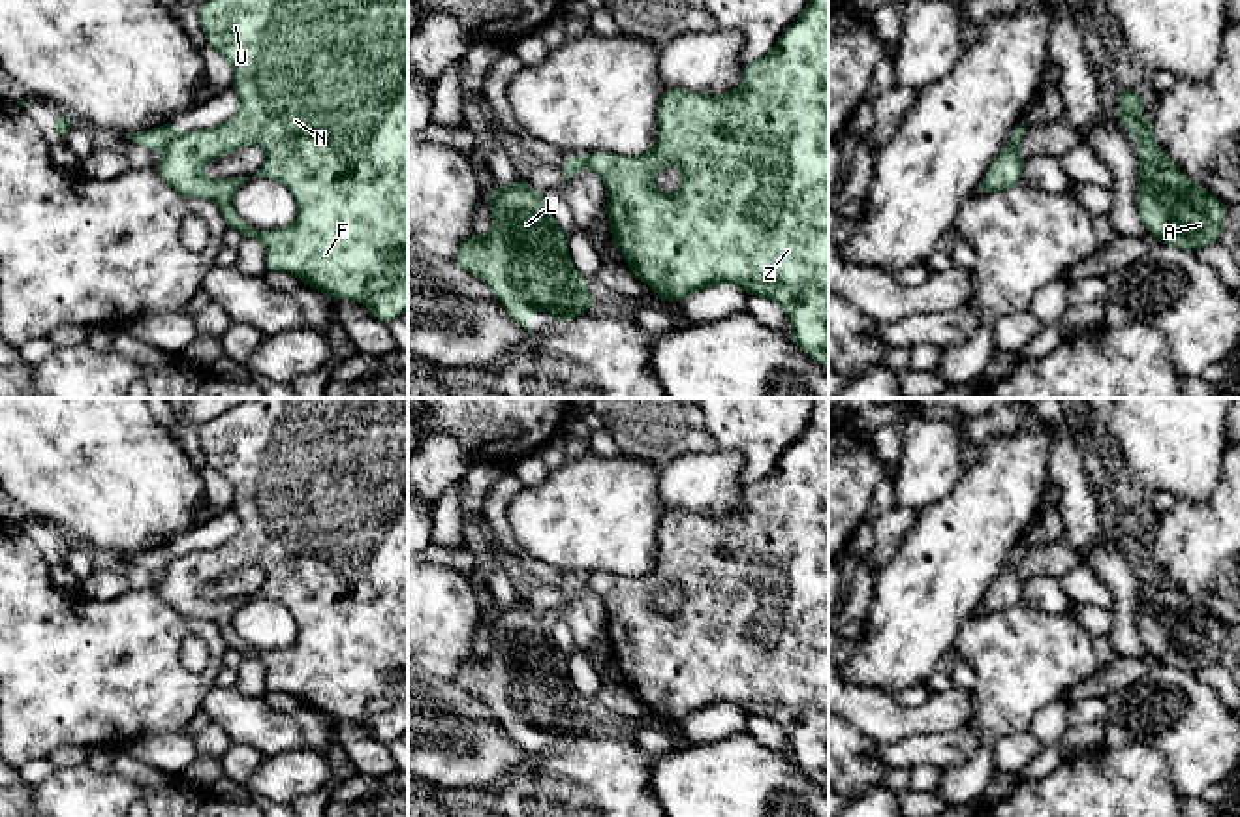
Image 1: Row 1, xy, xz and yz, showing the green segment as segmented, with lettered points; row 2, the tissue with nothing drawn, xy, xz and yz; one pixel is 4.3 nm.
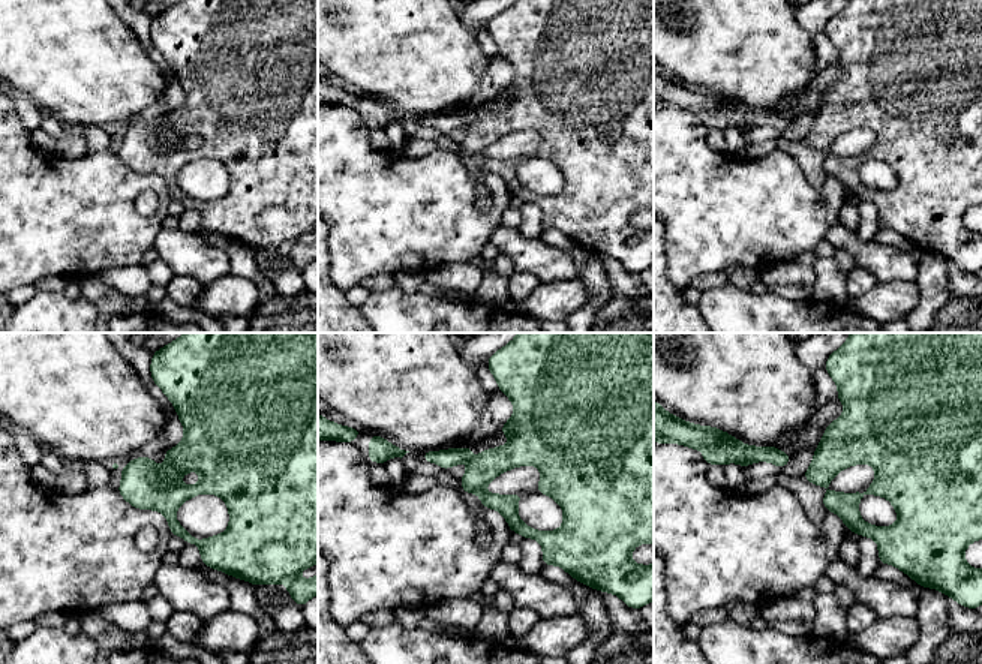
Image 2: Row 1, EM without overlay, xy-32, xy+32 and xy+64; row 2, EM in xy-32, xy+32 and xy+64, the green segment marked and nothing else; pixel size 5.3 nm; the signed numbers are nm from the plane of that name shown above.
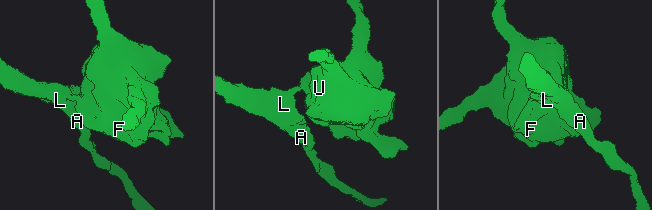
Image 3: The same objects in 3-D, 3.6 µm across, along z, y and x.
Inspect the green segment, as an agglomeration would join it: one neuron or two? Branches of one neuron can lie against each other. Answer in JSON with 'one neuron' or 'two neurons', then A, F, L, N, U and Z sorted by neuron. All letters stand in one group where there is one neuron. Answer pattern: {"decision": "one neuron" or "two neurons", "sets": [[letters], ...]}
{"decision": "two neurons", "sets": [["A", "L"], ["F", "N", "U", "Z"]]}

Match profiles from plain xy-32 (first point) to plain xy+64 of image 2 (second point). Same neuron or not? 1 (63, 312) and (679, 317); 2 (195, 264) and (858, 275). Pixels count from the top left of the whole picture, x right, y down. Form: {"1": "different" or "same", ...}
{"1": "different", "2": "different"}

